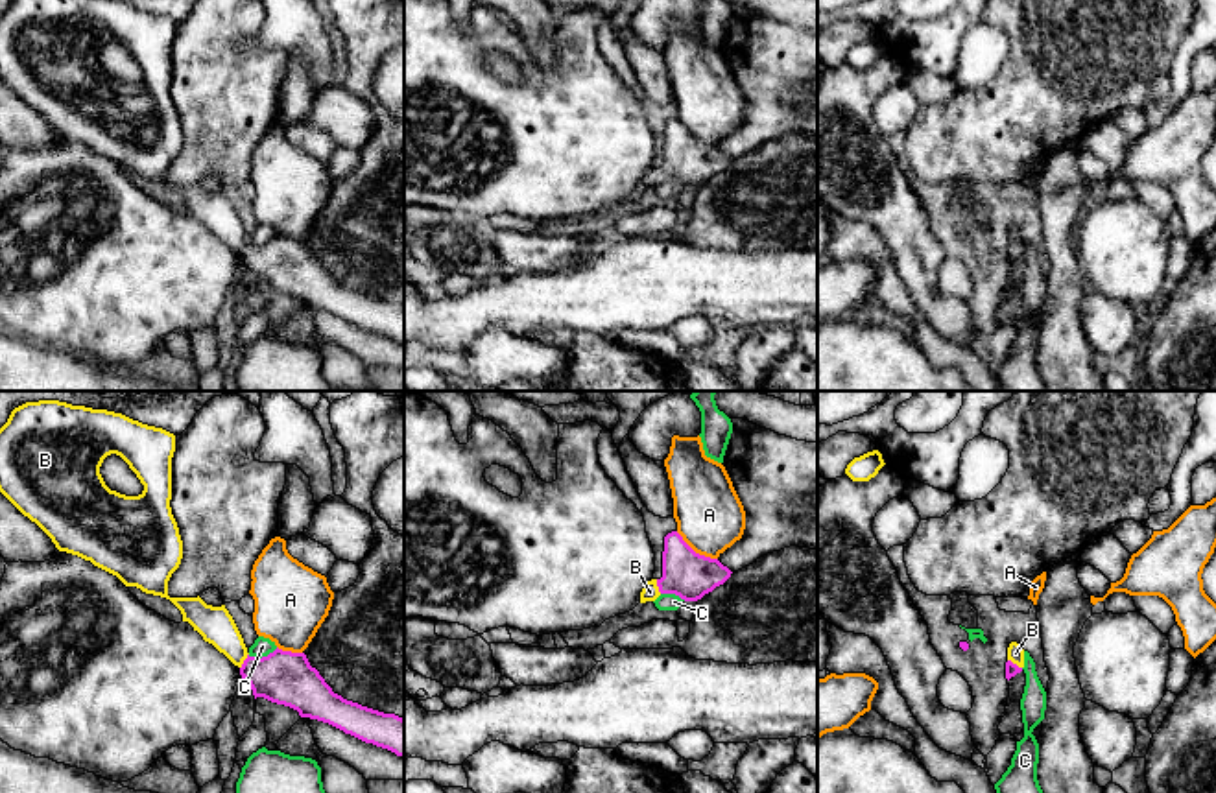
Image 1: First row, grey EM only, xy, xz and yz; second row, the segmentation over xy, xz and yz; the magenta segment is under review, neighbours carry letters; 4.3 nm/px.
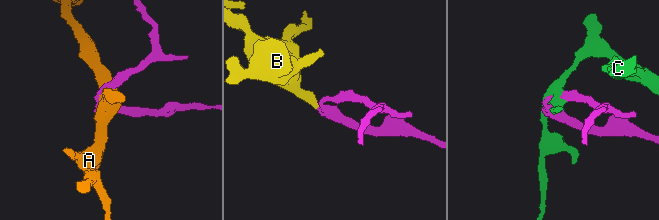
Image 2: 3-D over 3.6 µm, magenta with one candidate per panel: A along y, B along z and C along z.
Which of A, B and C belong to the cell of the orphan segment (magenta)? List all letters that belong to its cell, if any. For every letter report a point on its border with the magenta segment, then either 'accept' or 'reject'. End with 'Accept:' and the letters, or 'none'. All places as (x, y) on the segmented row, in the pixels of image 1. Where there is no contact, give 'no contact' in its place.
A: meets magenta in xz at (694, 552); reject
B: meets magenta in xy at (244, 661); accept
C: meets magenta in xy at (262, 657); reject
Accept: B

